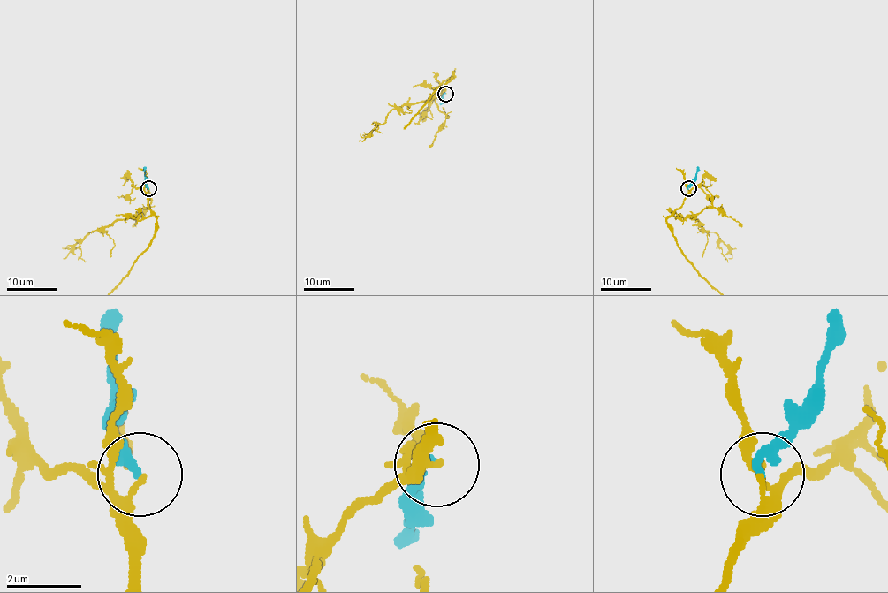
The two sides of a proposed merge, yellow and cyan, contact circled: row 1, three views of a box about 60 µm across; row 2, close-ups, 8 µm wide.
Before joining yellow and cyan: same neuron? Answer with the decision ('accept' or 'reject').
reject

